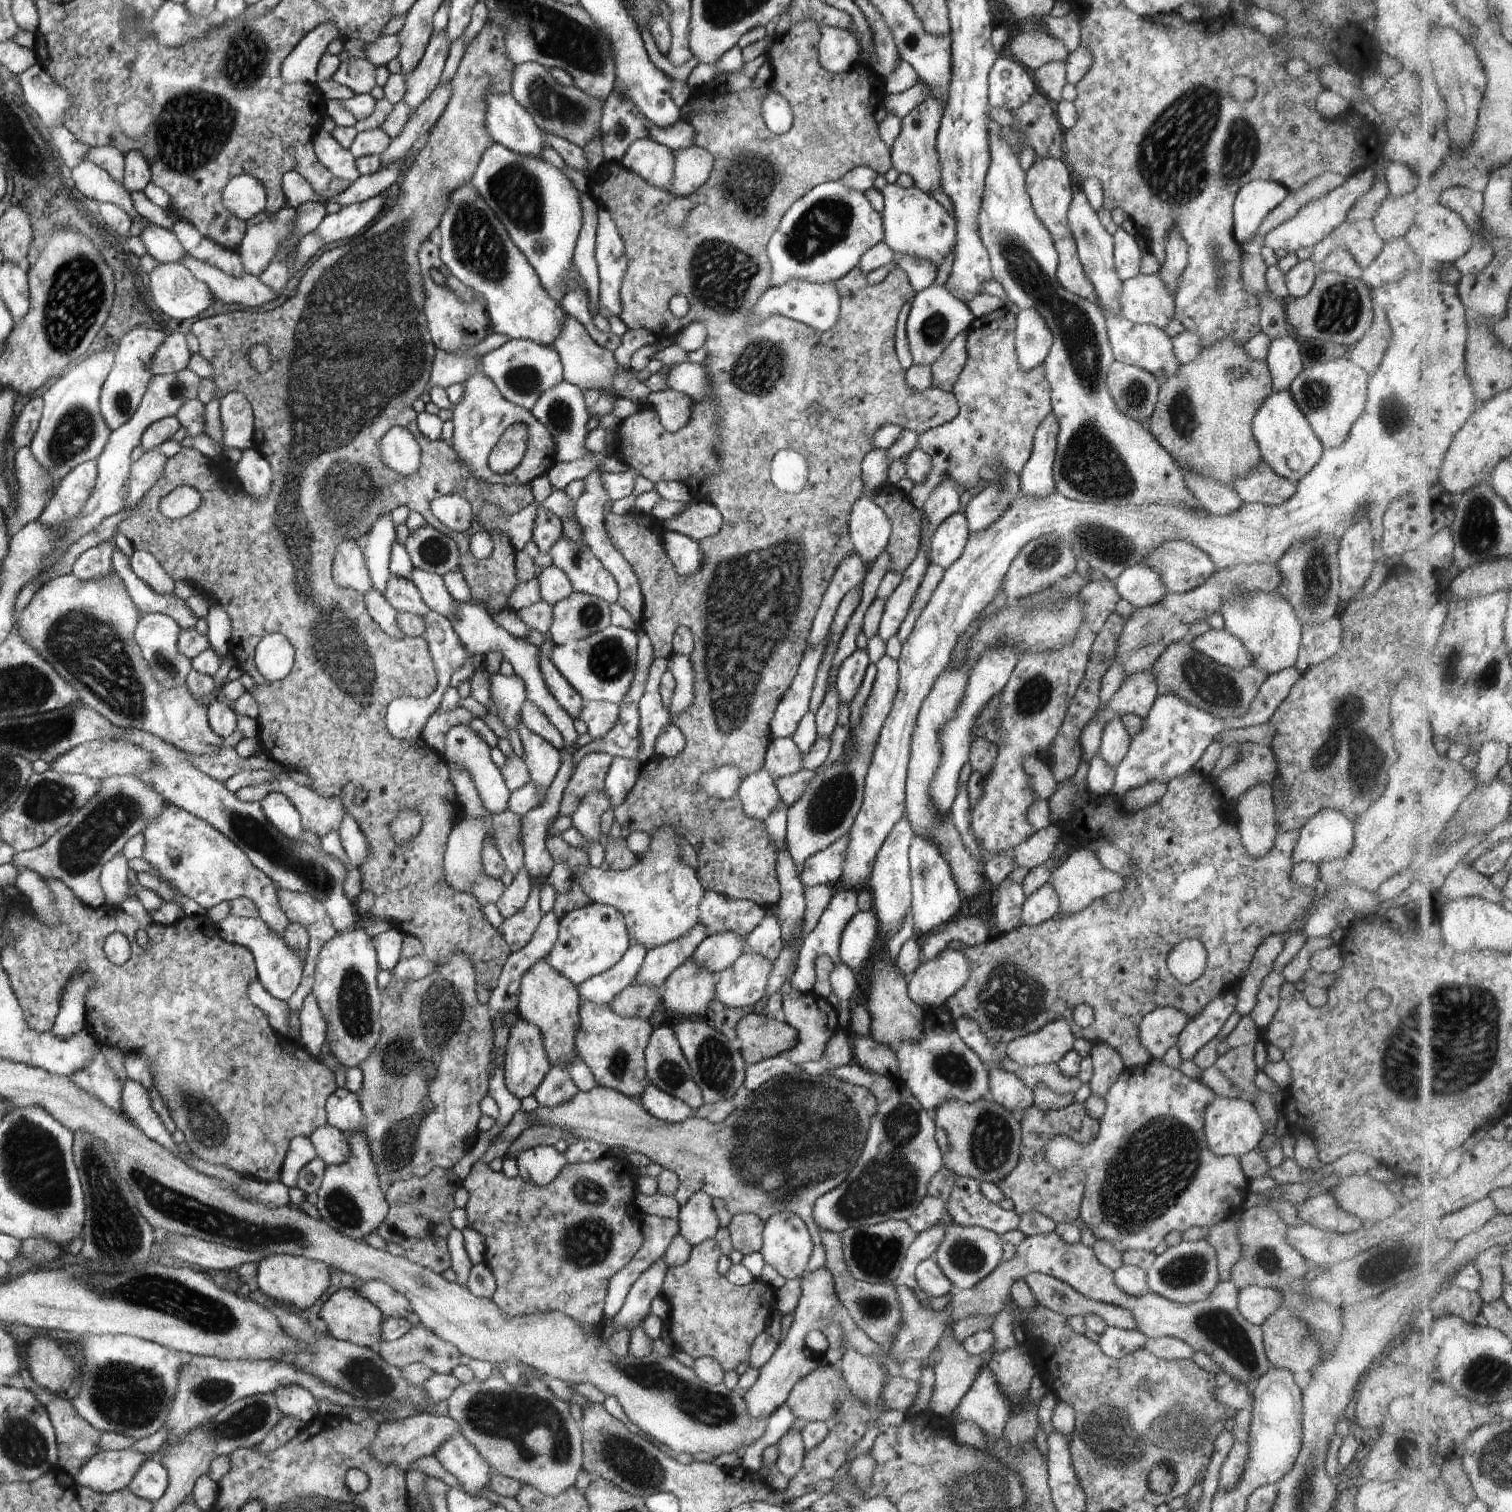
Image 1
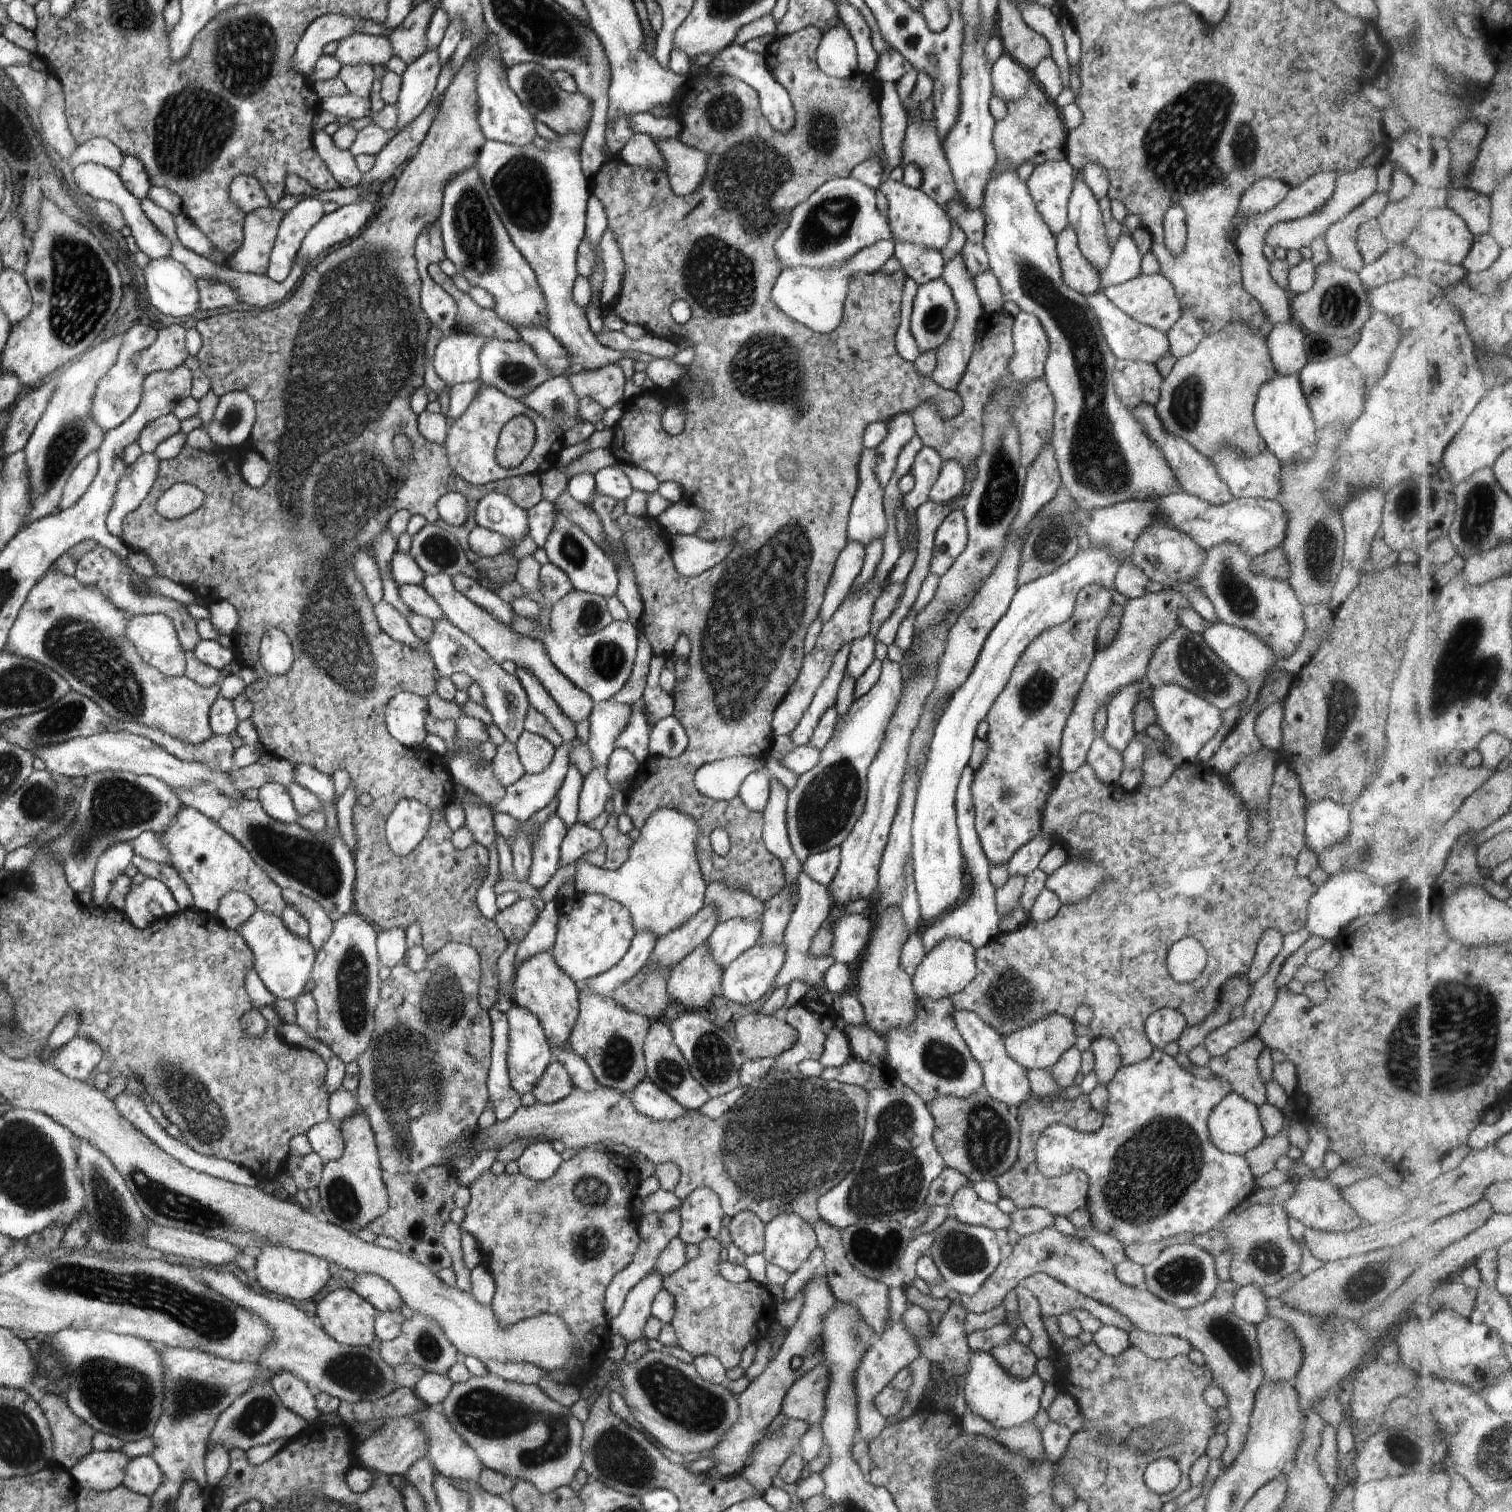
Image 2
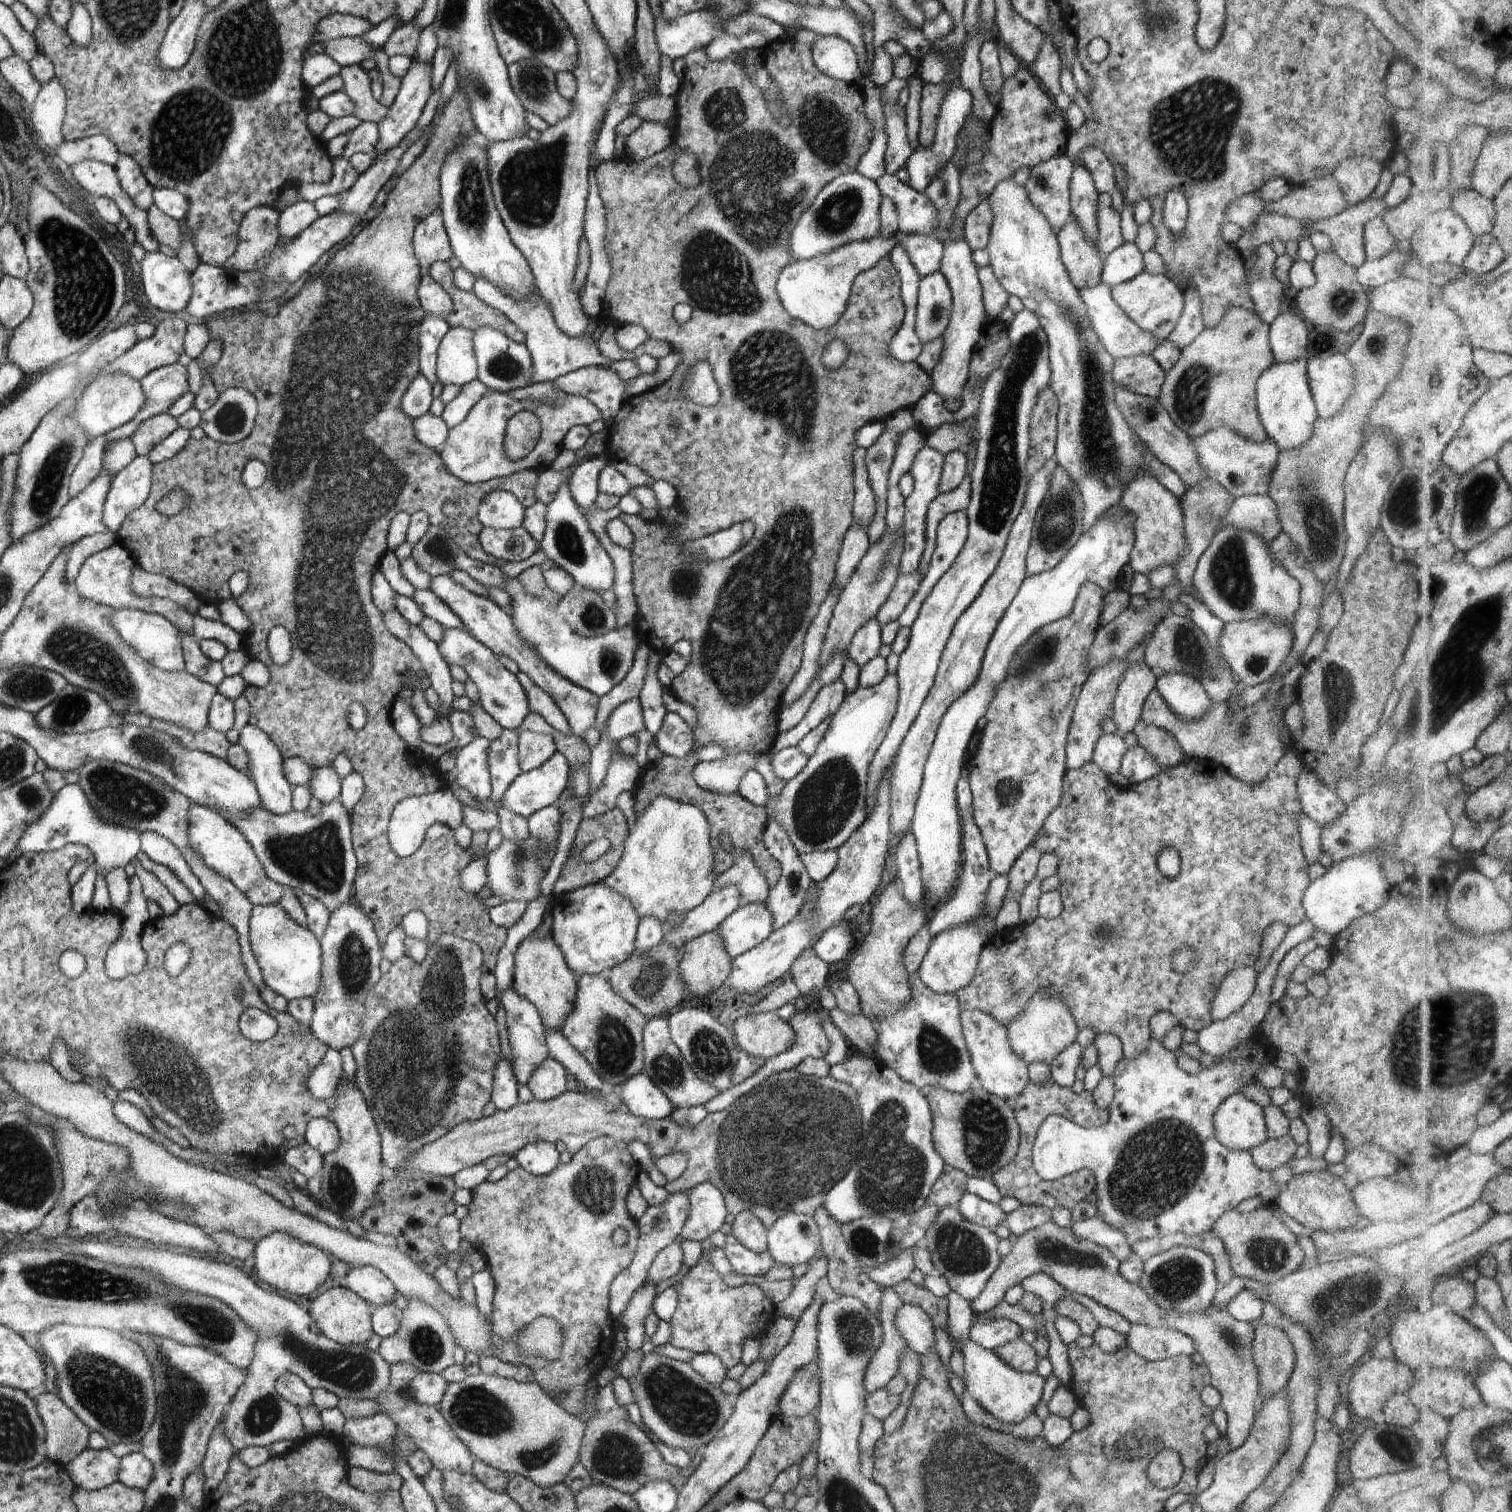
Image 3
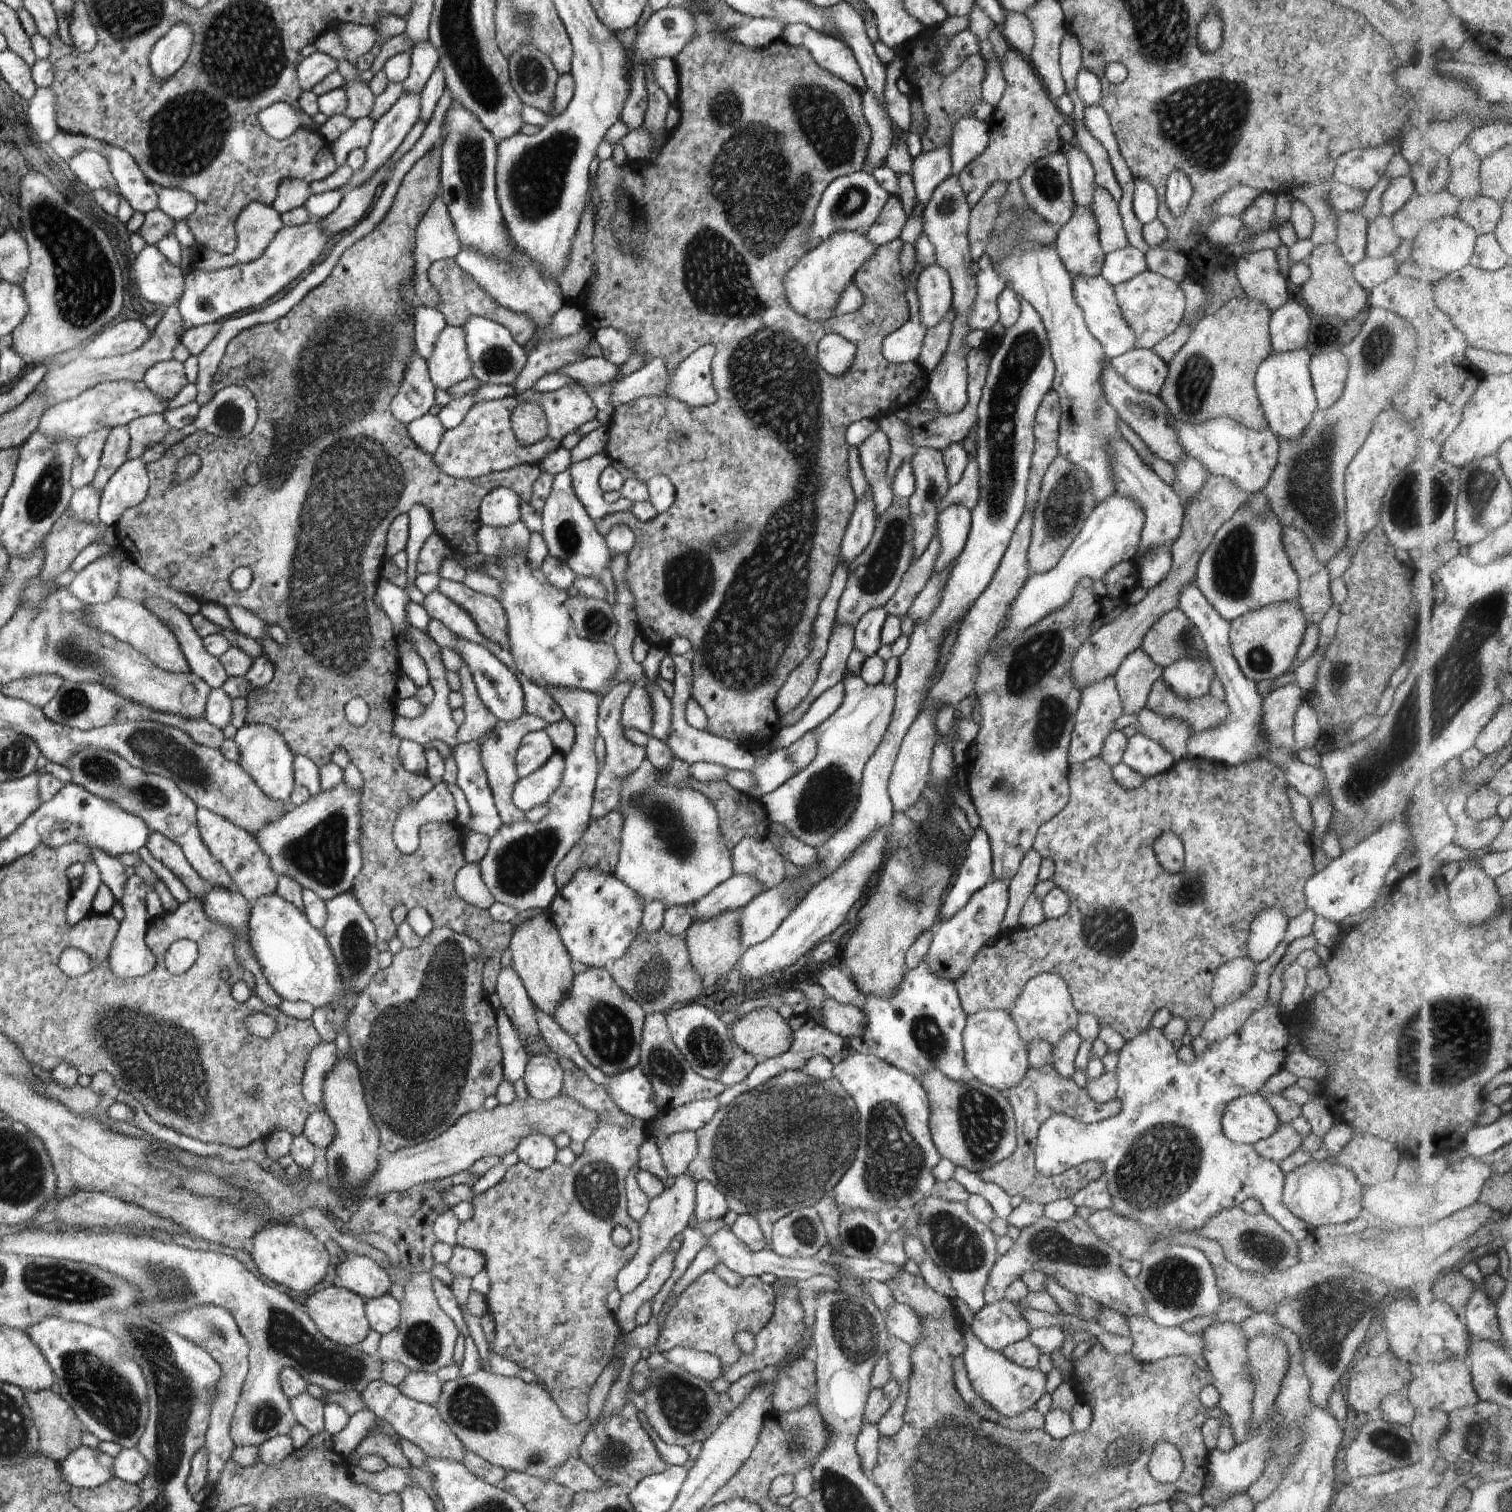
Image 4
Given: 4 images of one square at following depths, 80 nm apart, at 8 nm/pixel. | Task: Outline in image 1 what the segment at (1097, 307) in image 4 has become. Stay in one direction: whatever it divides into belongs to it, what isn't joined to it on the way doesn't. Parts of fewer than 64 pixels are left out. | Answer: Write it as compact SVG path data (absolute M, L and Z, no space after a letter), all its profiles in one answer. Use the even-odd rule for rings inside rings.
M1109 311L1102 312L1105 316L1108 340L1113 352L1114 361L1120 361L1127 365L1134 365L1147 373L1150 373L1158 384L1164 384L1174 378L1181 369L1181 364L1174 356L1171 338L1165 332L1154 325L1134 324L1120 314Z

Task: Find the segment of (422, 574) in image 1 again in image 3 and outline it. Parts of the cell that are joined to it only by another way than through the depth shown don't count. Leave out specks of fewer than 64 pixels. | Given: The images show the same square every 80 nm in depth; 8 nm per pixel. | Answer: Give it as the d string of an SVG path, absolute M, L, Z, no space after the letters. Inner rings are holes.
M446 574L434 577L433 583L430 584L430 590L432 590L444 604L448 604L448 608L460 618L460 622L464 622L464 630L466 630L467 634L470 634L481 644L484 644L494 655L506 656L506 658L514 660L519 671L524 672L534 684L542 688L542 690L554 700L554 703L564 714L573 734L578 736L578 738L586 744L584 734L586 734L586 730L590 730L590 728L595 726L600 697L580 686L572 684L572 682L568 682L568 680L562 678L560 674L556 674L556 672L536 654L536 650L534 650L530 644L526 644L526 642L518 636L511 617L492 600L484 598L484 596L476 596L474 592L465 590Z

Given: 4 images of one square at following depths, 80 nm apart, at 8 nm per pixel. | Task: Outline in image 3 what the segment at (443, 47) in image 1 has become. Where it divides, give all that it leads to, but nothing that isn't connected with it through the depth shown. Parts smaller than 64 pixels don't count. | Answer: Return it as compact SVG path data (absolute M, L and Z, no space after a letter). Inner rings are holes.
M412 61L412 66L408 70L408 74L401 80L401 88L395 102L388 110L388 116L382 118L382 122L378 122L378 144L376 144L376 152L371 155L372 160L378 158L378 154L398 146L398 142L402 138L406 138L408 132L414 130L416 124L428 102L432 92L432 66L428 62Z

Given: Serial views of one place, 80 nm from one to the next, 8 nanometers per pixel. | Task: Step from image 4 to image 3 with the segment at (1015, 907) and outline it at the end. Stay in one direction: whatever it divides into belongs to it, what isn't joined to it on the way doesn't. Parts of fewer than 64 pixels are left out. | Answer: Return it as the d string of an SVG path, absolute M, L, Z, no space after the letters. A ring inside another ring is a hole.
M1032 843L1018 856L1018 860L1012 864L1010 872L1007 874L1009 880L1008 898L1019 895L1021 897L1024 894L1026 886L1037 876L1037 867L1042 856Z

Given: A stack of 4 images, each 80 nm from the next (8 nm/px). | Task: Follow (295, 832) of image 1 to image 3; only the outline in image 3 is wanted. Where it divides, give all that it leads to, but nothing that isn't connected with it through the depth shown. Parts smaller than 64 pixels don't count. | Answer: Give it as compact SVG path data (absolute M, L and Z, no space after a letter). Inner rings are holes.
M247 723L240 732L238 744L242 746L250 759L249 771L252 773L253 782L262 798L262 806L267 812L277 816L284 816L293 811L292 790L293 787L284 778L284 756L278 750L278 746L268 738L268 734L259 730L256 726Z

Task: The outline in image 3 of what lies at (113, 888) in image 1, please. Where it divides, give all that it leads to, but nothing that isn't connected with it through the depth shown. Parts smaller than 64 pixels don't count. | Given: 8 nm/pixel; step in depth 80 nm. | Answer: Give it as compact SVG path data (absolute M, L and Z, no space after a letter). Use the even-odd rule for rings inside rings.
M67 784L56 792L52 804L46 808L46 812L36 820L30 822L24 836L18 840L16 848L26 853L40 853L56 851L68 844L83 845L90 848L96 858L95 866L98 868L96 886L93 898L93 912L110 912L111 901L106 886L106 872L112 868L125 868L127 864L133 863L136 854L141 850L140 834L136 828L124 828L120 822L104 822L102 816L90 806L86 794L82 792L79 784Z

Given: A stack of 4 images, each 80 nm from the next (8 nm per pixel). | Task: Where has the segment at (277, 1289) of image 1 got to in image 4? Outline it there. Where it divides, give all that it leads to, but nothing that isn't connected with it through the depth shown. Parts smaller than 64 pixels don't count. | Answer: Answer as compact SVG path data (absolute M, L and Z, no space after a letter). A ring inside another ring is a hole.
M266 1224L262 1230L255 1232L251 1240L253 1249L250 1250L256 1268L266 1278L276 1284L284 1284L296 1292L306 1292L324 1280L328 1272L331 1257L320 1240L308 1228L296 1224Z

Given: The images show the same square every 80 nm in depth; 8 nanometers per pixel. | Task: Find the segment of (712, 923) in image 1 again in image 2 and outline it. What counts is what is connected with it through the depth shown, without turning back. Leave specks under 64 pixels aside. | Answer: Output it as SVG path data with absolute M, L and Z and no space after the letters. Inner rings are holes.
M712 882L706 888L704 906L718 910L718 923L732 918L756 922L764 913L762 900L754 898L748 888L728 888L724 882Z

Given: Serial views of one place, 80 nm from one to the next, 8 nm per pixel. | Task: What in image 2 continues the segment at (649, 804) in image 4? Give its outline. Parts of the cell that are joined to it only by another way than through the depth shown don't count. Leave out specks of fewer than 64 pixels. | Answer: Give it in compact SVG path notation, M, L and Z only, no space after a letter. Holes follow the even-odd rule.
M670 806L654 810L640 834L628 848L628 858L616 871L608 871L587 864L584 858L576 864L573 877L576 892L604 894L620 902L630 912L634 932L652 930L654 938L684 926L694 914L704 907L706 880L698 862L698 820L690 814L682 814Z

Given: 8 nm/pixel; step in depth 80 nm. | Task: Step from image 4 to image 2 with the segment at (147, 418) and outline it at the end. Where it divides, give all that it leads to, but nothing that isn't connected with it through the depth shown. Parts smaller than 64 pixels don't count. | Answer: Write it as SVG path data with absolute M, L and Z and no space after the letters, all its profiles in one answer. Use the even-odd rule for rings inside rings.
M168 414L167 416L162 416L153 422L150 422L138 436L136 444L140 446L142 453L154 453L156 448L167 440L181 432L181 421L174 416L174 414Z

